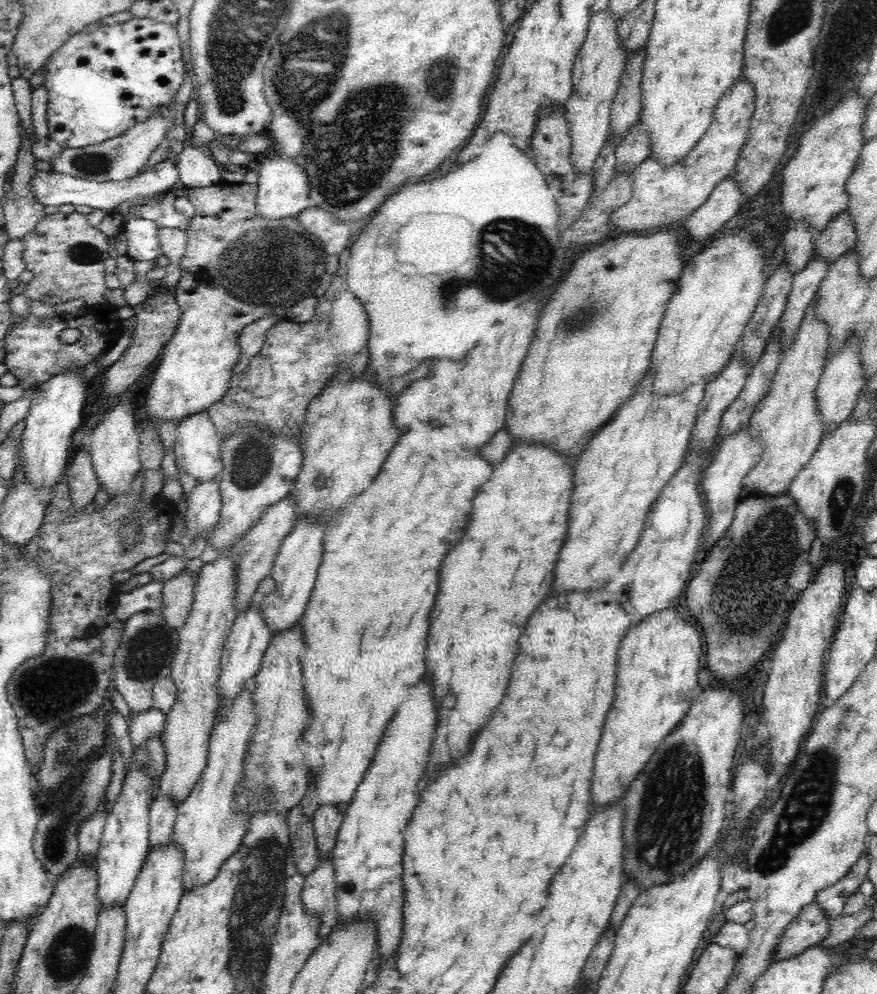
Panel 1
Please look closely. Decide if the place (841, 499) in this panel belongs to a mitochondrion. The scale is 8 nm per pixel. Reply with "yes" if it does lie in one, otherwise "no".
yes

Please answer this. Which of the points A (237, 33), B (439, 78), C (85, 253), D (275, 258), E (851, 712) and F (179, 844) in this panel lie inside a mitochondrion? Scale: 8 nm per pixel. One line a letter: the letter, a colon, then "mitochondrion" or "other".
A: mitochondrion
B: mitochondrion
C: mitochondrion
D: mitochondrion
E: mitochondrion
F: other

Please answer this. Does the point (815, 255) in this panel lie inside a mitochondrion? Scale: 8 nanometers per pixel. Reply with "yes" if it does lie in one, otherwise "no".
no

